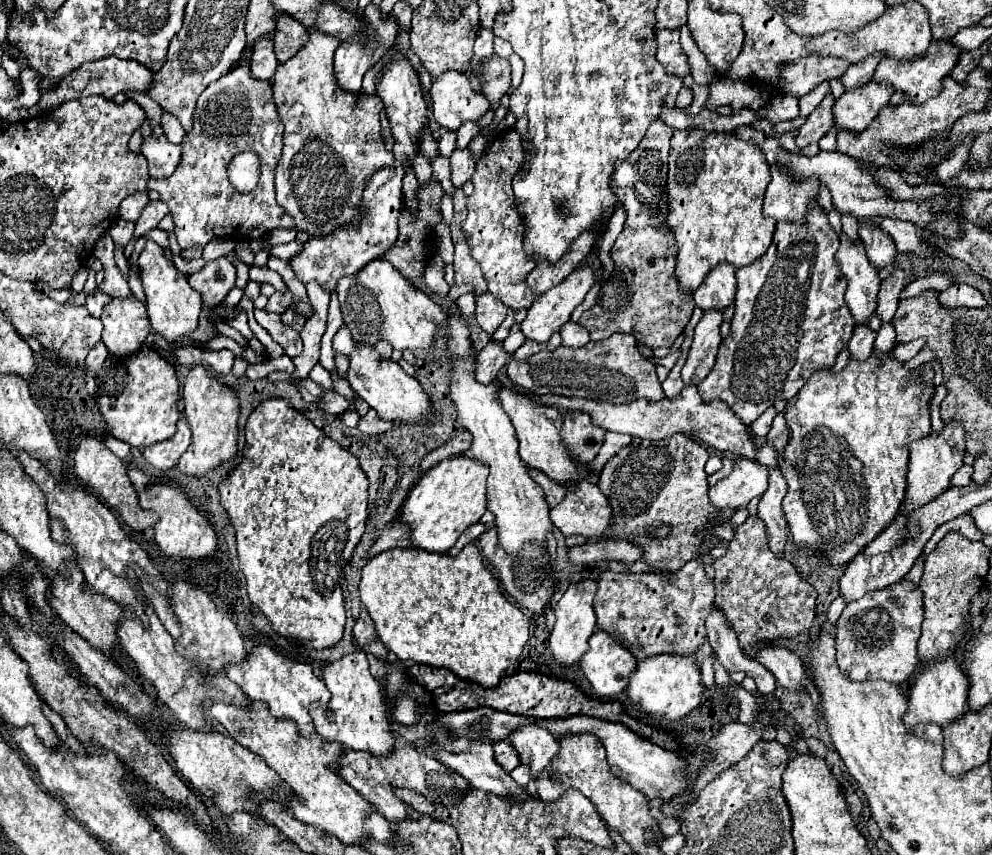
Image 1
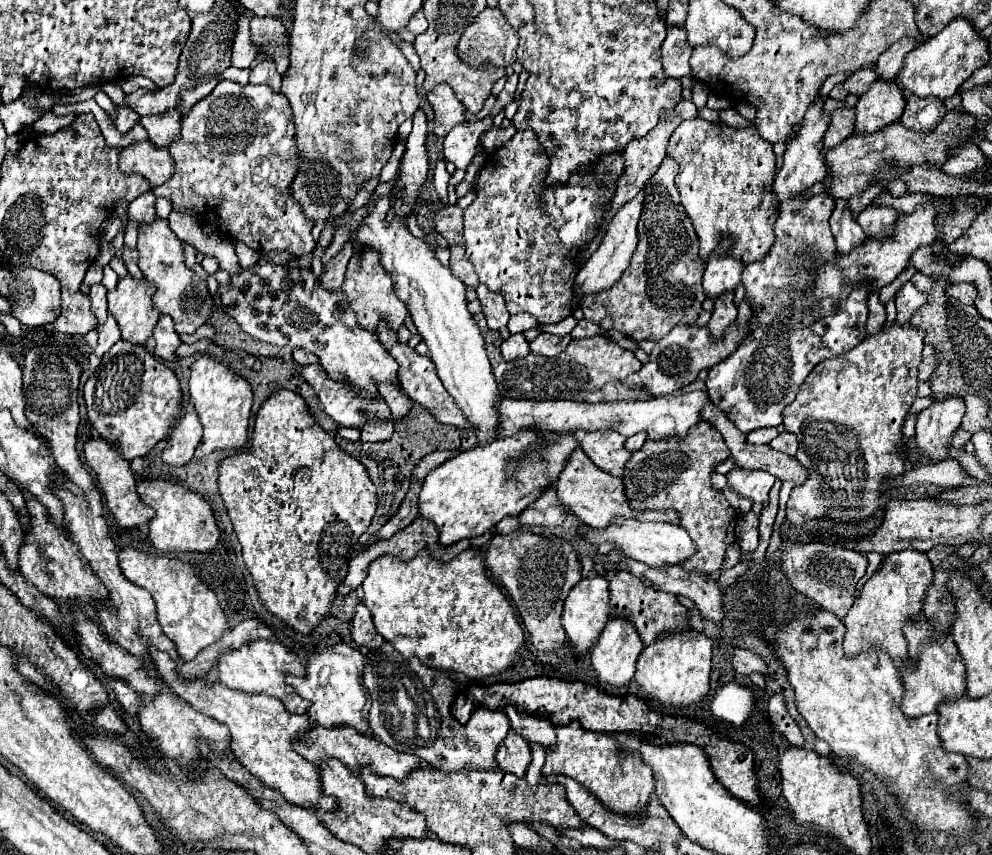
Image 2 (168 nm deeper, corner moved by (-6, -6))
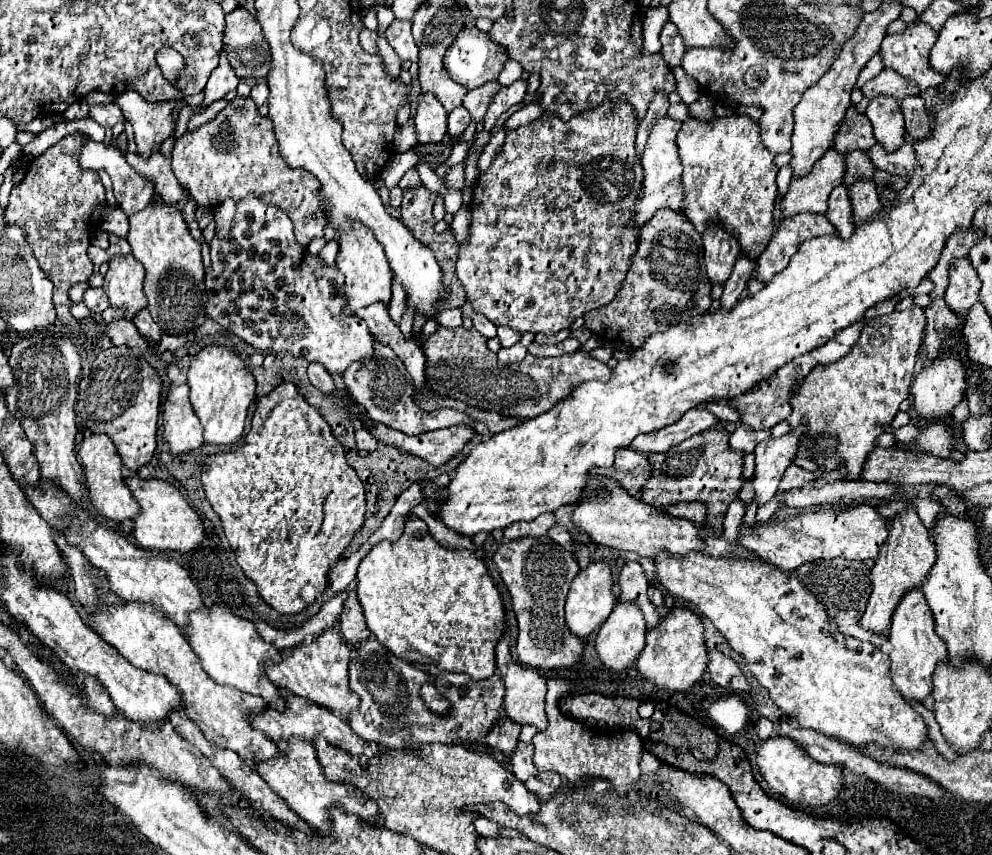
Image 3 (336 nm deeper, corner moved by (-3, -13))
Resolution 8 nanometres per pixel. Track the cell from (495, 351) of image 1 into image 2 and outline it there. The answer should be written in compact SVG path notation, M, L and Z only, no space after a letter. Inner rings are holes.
M512 334L508 340L502 342L500 352L502 352L502 358L508 360L508 362L524 358L530 352L528 350L528 340L524 338L524 334Z

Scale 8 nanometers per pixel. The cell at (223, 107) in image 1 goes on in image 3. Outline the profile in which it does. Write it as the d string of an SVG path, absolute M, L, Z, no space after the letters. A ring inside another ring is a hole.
M235 97L229 101L229 105L209 123L201 125L193 133L185 133L173 147L173 173L179 179L181 185L187 185L189 197L197 201L197 205L215 207L223 203L225 197L233 197L239 201L247 193L259 195L263 201L283 209L295 227L295 239L307 247L311 239L323 235L325 227L325 215L321 211L321 183L313 179L313 175L305 171L291 169L285 159L281 159L281 153L277 149L277 139L273 135L273 123L269 117L261 117L257 111L257 105L251 97Z

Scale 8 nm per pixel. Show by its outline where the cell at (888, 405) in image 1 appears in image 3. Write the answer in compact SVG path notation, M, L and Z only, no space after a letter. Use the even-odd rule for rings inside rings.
M917 305L905 311L893 311L883 317L873 317L865 321L857 343L851 347L851 351L841 361L827 363L827 365L819 363L817 367L813 367L813 371L805 377L805 383L797 387L797 395L793 395L791 399L793 403L793 413L789 415L791 427L797 427L803 417L807 417L807 427L809 427L807 435L801 439L801 447L799 447L801 457L813 459L825 471L837 469L845 461L849 479L859 477L863 461L873 449L877 435L883 433L883 425L893 421L893 417L899 411L901 401L909 397L913 367L915 367L917 349L921 345L925 323L927 323L925 313Z

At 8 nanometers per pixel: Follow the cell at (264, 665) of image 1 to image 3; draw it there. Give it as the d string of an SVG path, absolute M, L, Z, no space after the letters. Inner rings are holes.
M207 605L201 611L193 611L189 625L183 629L183 635L193 653L201 659L201 667L215 683L231 685L239 691L261 696L268 704L275 699L278 689L263 673L263 663L279 661L281 655L271 643L263 641L253 621L237 617L227 607Z

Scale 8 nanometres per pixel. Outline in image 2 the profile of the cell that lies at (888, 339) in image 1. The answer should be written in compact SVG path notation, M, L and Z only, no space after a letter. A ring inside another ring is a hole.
M906 282L898 292L896 292L896 308L898 308L898 316L896 316L896 324L904 326L914 314L916 310L924 304L924 294L918 292L918 288L912 282Z

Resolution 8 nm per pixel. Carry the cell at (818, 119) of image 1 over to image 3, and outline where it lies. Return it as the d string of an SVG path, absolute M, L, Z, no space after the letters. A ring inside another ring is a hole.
M851 103L841 125L839 125L839 131L835 135L835 149L841 151L841 153L853 151L853 149L867 151L875 143L877 141L875 141L875 135L873 135L871 121L867 119L865 113L859 113L855 109L855 105Z

